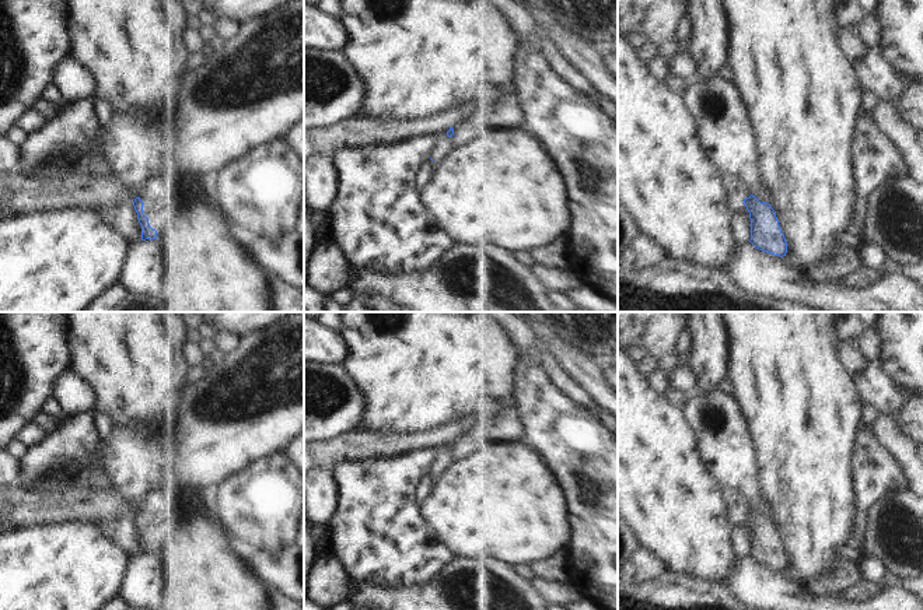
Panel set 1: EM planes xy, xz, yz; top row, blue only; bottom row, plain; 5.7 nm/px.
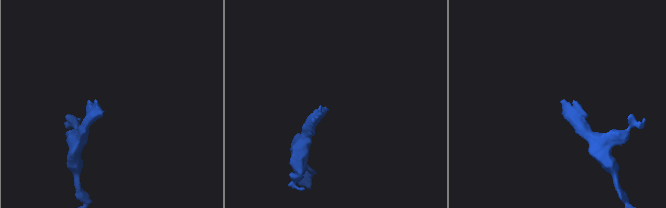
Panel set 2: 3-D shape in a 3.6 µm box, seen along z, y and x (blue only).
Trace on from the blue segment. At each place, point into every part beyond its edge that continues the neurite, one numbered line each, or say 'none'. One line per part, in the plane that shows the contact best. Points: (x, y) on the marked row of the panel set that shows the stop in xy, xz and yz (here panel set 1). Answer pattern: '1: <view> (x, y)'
1: xy (161, 203)

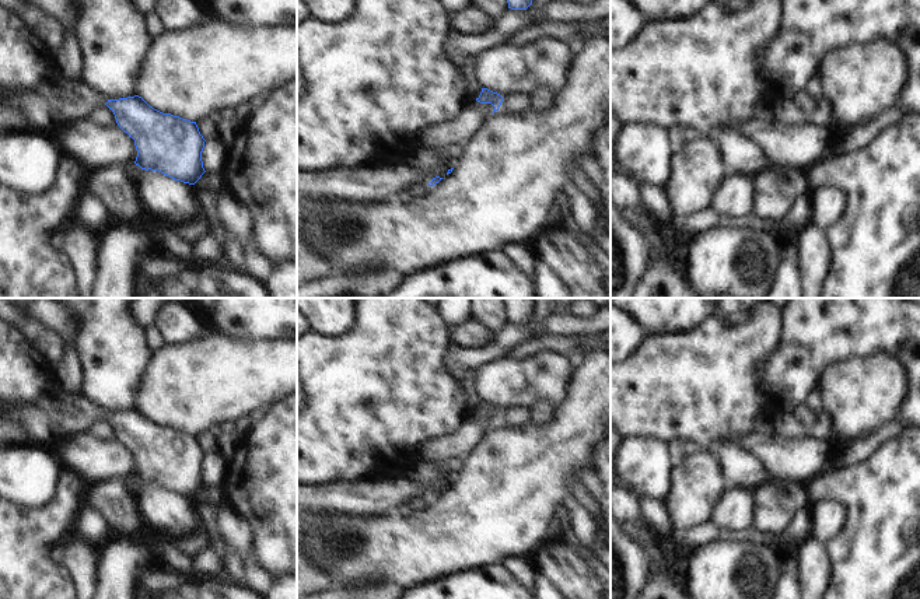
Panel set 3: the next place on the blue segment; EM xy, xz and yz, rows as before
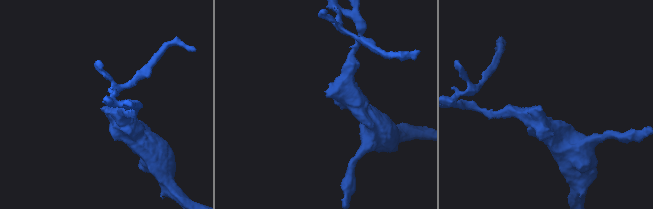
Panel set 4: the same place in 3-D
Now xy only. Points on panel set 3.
1: xy (51, 107)

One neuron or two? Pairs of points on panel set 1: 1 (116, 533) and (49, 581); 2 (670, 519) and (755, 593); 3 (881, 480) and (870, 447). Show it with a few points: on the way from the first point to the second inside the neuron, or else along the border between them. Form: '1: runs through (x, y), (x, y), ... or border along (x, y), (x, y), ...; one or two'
1: border along (100, 522), (104, 532), (130, 557); two
2: border along (738, 557), (731, 571), (720, 582); two
3: runs through (877, 472), (870, 455); one

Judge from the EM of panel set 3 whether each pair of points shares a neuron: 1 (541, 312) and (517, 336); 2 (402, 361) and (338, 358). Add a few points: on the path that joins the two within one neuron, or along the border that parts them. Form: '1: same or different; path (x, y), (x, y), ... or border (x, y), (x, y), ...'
1: different; border (552, 314), (541, 322), (531, 319)
2: same; path (387, 361), (353, 361)

